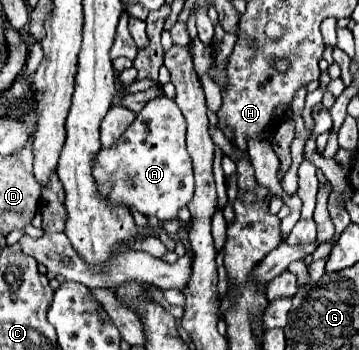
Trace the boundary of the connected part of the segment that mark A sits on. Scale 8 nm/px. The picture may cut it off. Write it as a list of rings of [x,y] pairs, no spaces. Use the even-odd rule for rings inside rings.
[[[160,95],[144,105],[144,109],[136,115],[134,123],[126,129],[126,133],[112,145],[102,147],[94,159],[92,173],[96,177],[96,189],[102,199],[110,207],[126,207],[136,209],[146,217],[156,217],[160,221],[178,219],[178,211],[186,207],[194,195],[194,173],[192,173],[192,159],[186,151],[186,121],[180,113],[174,99]]]

